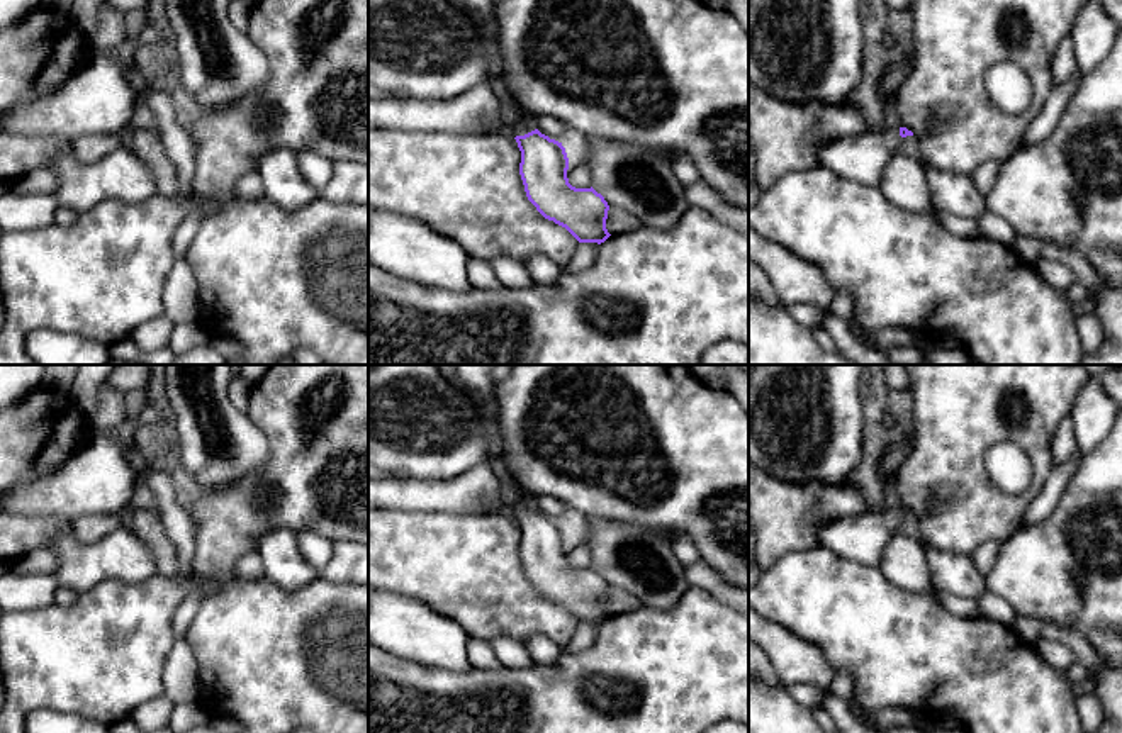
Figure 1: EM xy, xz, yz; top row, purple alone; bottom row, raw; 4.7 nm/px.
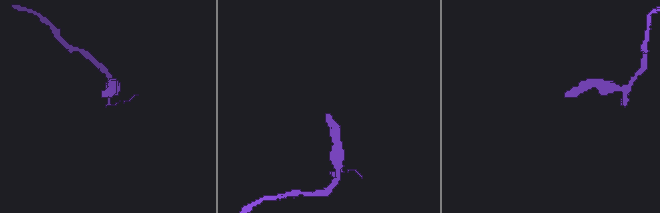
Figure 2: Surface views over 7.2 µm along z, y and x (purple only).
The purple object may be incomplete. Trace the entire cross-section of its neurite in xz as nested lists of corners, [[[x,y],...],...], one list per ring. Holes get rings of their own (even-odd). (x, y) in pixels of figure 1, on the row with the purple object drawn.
[[[509,97],[519,110],[514,139],[521,151],[519,175],[528,200],[579,243],[604,243],[611,236],[606,229],[608,202],[592,187],[575,188],[569,183],[569,158],[562,143],[541,134],[535,124],[538,115]]]

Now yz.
[[[906,127],[864,132],[820,148],[818,165],[835,175],[867,187],[879,187],[889,159],[900,153],[901,139],[913,136]]]

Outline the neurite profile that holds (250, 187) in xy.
[[[256,170],[243,175],[234,187],[234,197],[256,200],[265,197],[263,182]]]

